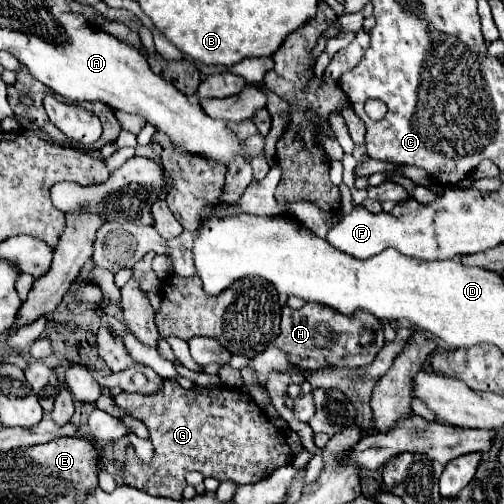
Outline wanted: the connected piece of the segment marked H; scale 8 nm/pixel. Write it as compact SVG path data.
M306 302L300 310L292 310L288 306L282 308L280 336L274 340L274 344L300 370L320 370L328 366L360 368L368 366L382 350L384 336L382 322L370 312L356 310L354 314L346 316L330 306Z

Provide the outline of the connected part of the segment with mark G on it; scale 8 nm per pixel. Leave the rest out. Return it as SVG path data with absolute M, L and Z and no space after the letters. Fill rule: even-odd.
M164 380L160 390L156 394L130 394L120 392L116 396L116 404L132 412L134 418L142 420L150 430L150 442L154 444L154 460L152 464L140 462L134 448L128 450L128 462L124 468L124 482L132 488L140 488L152 496L164 496L164 498L182 498L182 490L186 486L184 474L198 470L204 472L204 476L212 476L220 482L232 480L238 486L248 482L262 480L264 472L268 468L278 468L290 464L290 446L286 444L284 434L266 418L264 410L256 406L256 402L248 396L244 388L228 390L228 388L192 388L184 390L178 386L176 380Z

